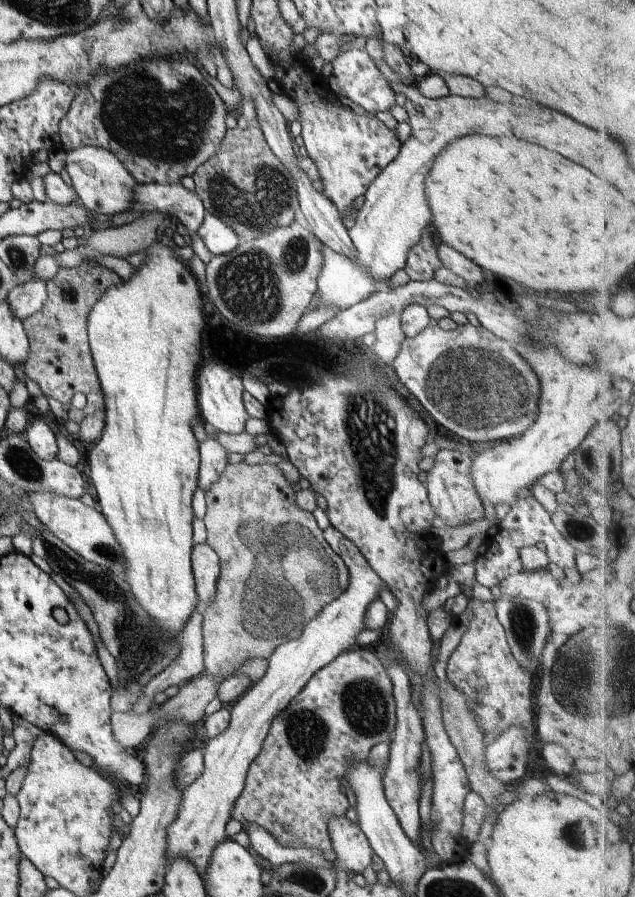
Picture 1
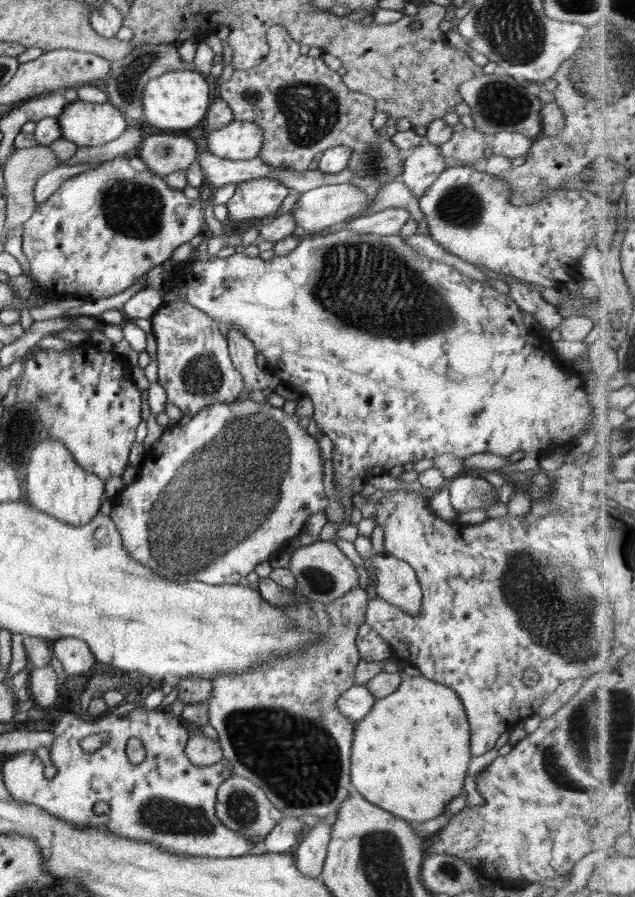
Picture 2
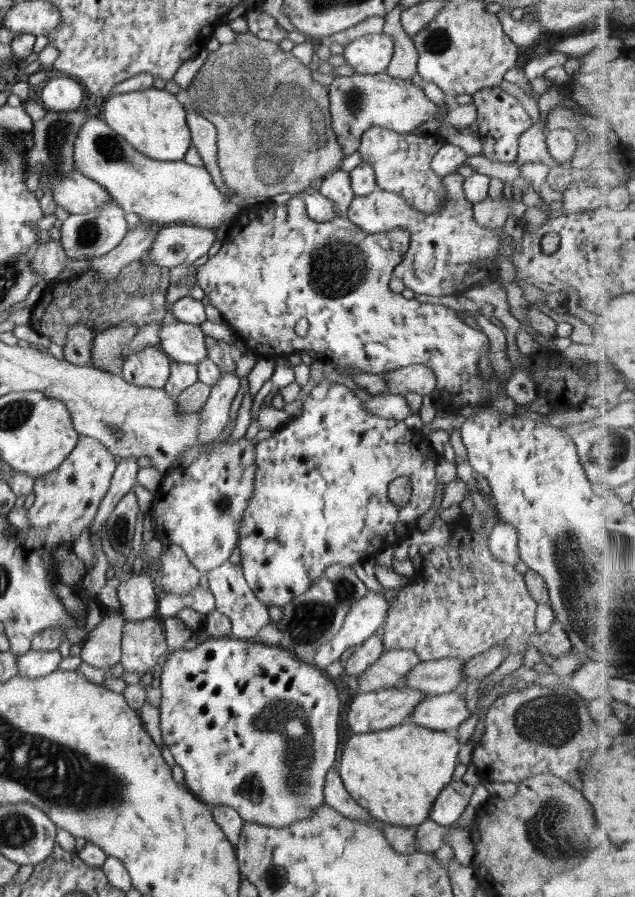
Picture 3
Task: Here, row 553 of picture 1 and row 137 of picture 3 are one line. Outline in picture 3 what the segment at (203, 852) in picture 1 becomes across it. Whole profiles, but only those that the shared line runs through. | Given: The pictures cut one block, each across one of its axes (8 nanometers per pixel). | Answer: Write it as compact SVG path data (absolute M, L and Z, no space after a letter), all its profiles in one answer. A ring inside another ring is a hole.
M387 71L335 77L329 86L328 96L333 132L346 155L358 150L364 131L370 127L380 126L397 133L410 133L420 124L438 117L441 112L441 108L424 94L422 85L418 87L410 79L391 77Z

